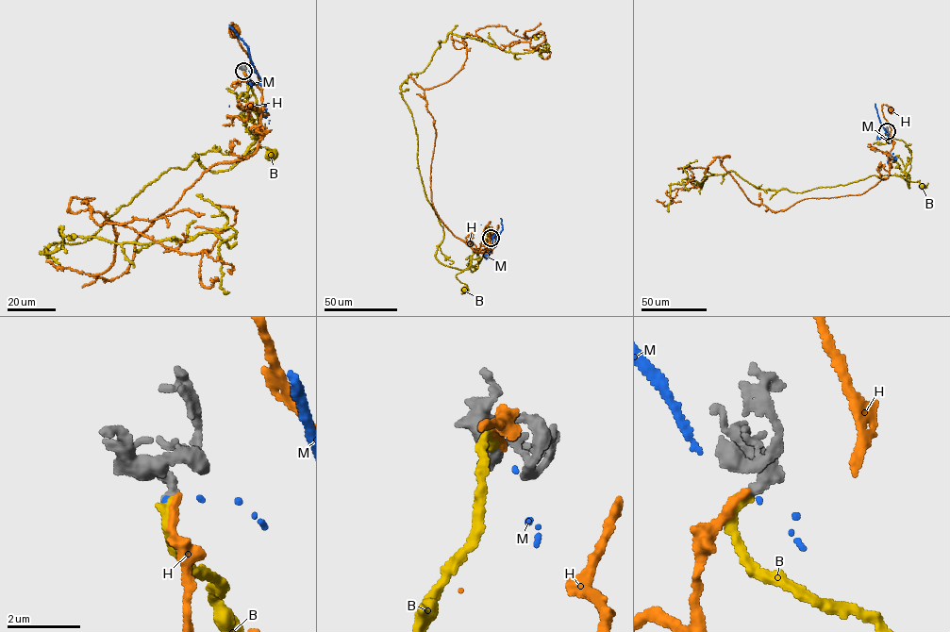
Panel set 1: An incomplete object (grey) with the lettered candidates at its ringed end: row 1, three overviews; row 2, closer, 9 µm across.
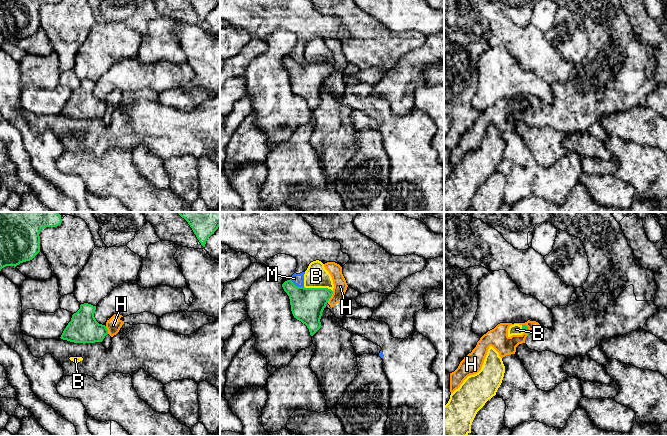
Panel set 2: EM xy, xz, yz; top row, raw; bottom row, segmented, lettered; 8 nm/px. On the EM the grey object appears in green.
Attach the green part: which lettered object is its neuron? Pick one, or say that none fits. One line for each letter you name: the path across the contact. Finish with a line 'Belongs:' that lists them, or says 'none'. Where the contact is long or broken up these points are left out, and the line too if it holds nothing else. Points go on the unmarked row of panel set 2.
Belongs: B

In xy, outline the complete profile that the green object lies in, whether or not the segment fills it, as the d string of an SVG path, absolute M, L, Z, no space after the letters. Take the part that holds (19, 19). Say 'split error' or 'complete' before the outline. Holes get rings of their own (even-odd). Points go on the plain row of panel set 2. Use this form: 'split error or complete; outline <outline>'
complete; outline M0 0L0 47L6 42L16 43L20 39L32 36L40 28L40 7L58 1L60 0Z

